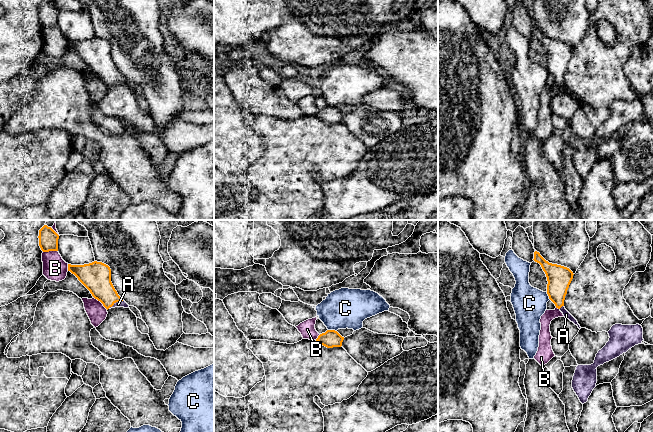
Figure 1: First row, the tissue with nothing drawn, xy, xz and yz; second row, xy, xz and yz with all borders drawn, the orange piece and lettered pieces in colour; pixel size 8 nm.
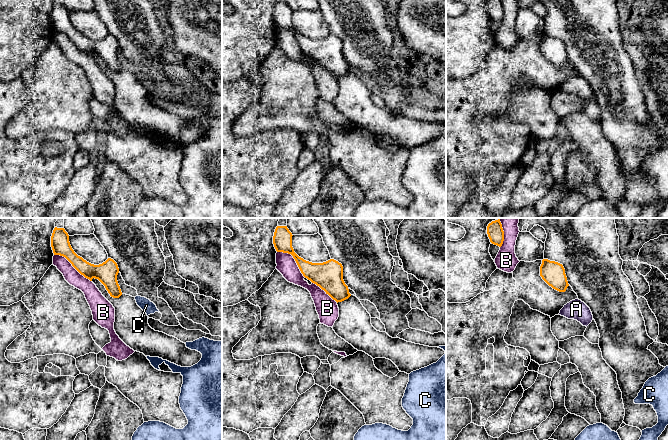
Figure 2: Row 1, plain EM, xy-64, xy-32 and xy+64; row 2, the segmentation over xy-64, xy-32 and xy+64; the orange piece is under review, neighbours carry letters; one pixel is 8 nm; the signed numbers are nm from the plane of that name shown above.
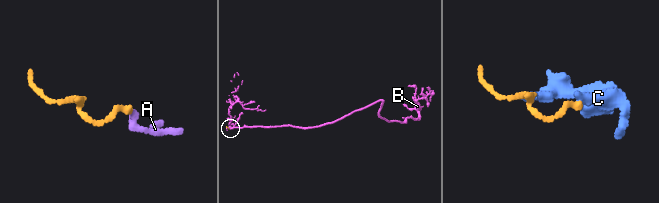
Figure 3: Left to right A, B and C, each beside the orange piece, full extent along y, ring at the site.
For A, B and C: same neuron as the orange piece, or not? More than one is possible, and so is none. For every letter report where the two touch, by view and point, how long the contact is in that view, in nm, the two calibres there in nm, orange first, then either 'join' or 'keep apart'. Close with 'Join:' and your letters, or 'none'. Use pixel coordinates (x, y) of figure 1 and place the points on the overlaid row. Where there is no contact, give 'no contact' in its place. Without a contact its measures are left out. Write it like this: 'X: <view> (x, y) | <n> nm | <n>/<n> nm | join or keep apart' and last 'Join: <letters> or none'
A: xy (115, 302) | 140 nm | 220/50 nm | join
B: xy (50, 250) | 120 nm | 160/190 nm | keep apart
C: xz (332, 330) | 70 nm | 140/320 nm | keep apart
Join: A

